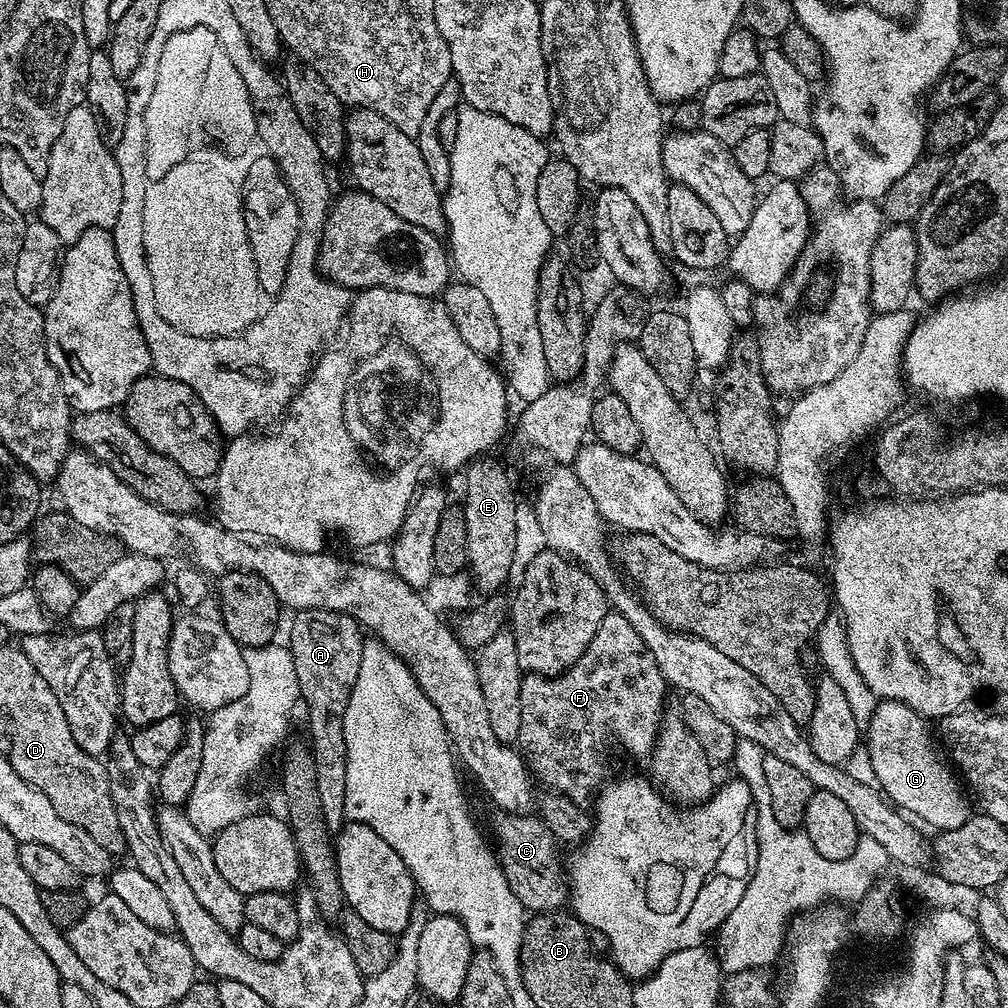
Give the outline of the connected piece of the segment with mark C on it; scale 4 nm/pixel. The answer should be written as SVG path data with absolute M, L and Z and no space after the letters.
M506 812L497 817L492 824L497 844L494 852L520 905L532 914L551 914L563 909L569 903L570 889L562 860L560 864L561 849L556 837L550 834L539 815Z

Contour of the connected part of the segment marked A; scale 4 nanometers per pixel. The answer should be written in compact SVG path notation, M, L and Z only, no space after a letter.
M310 608L297 611L292 617L292 644L290 651L294 658L294 670L298 674L302 708L308 711L308 732L312 735L310 747L314 758L314 770L318 774L318 798L322 801L322 814L326 818L328 831L335 834L344 827L346 817L346 738L344 737L344 715L362 666L362 650L365 633L354 617L346 613L331 612L324 608Z

